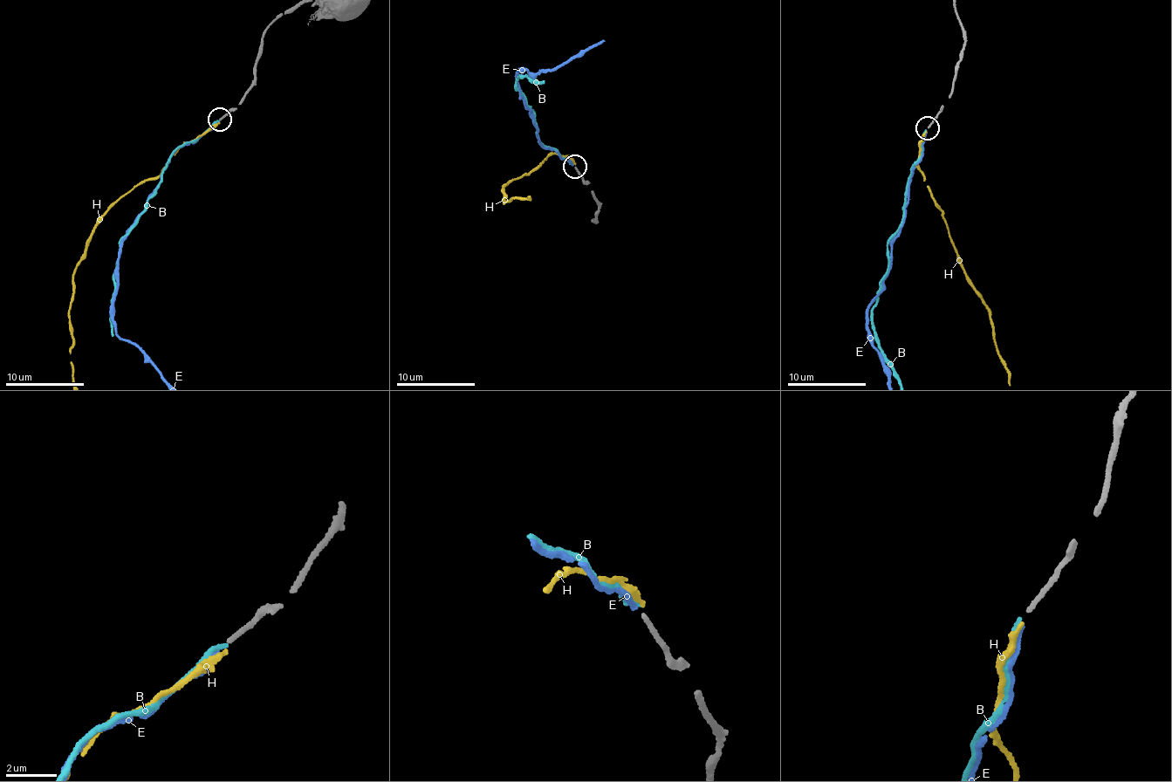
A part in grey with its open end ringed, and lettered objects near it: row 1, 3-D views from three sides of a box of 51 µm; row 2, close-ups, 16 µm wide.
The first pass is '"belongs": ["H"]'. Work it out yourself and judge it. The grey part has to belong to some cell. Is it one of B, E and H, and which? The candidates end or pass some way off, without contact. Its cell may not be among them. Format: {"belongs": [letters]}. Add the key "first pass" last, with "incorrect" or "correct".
{"belongs": ["E"], "first pass": "incorrect"}

